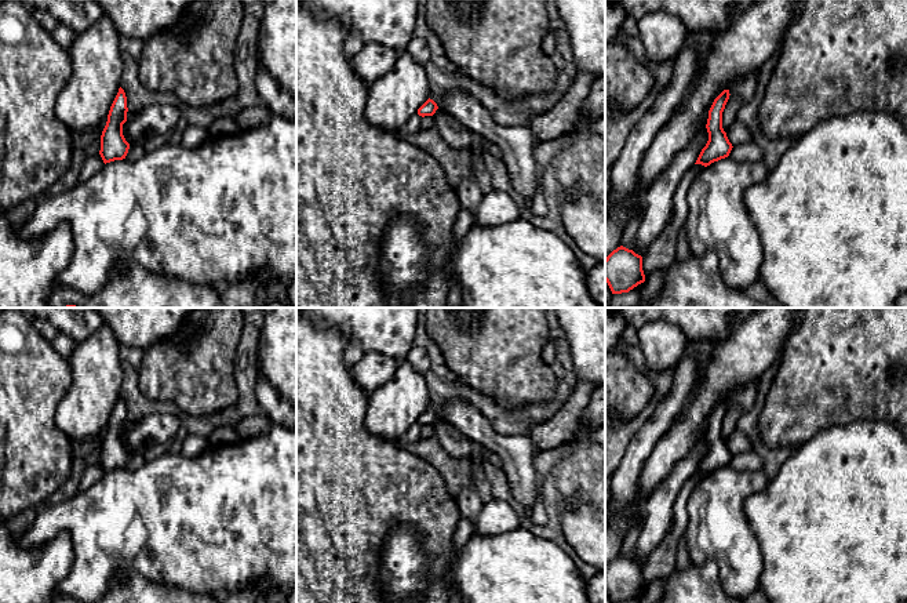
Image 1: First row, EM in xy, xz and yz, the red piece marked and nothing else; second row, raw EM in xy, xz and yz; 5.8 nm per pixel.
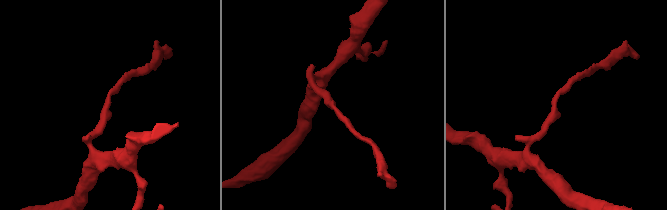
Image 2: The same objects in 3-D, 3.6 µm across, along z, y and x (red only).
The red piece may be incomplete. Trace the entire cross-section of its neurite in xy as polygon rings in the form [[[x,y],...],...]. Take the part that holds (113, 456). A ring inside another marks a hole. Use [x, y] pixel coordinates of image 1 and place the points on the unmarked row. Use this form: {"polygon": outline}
{"polygon": [[[120,396],[110,415],[108,431],[101,444],[99,464],[105,473],[114,469],[123,469],[128,462],[130,453],[123,444],[123,433],[127,431],[127,421],[127,406]]]}

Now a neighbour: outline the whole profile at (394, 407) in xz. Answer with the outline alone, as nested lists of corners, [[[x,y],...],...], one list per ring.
[[[404,360],[389,382],[368,395],[365,426],[372,435],[398,443],[430,404],[425,375]]]

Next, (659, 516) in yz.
[[[704,435],[696,442],[691,453],[678,461],[670,475],[648,498],[644,508],[645,520],[633,557],[635,563],[640,564],[648,557],[670,533],[674,523],[673,506],[675,498],[684,483],[695,475],[707,450],[709,442]]]

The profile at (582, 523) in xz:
[[[582,494],[564,498],[556,512],[561,533],[576,556],[605,574],[605,512]]]

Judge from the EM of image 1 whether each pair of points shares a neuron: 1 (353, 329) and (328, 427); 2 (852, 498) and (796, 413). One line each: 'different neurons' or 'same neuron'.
1: different neurons
2: different neurons

